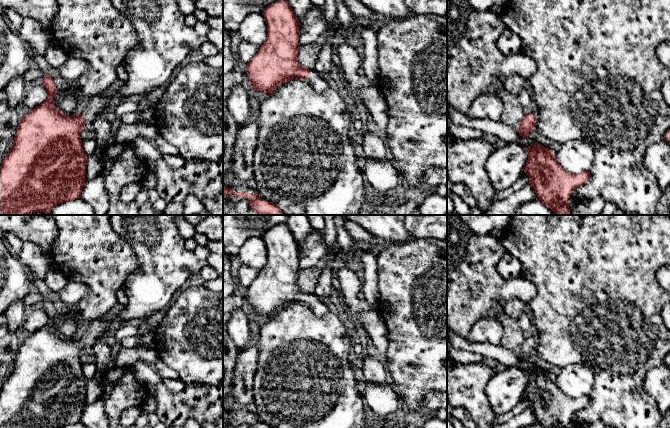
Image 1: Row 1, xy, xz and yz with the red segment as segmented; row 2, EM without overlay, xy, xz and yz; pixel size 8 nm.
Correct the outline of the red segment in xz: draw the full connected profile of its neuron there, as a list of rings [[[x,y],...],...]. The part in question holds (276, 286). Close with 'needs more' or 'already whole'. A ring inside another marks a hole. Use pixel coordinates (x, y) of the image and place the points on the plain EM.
[[[286,224],[268,229],[263,240],[267,248],[267,263],[257,278],[247,287],[247,299],[254,314],[271,318],[275,312],[292,302],[304,303],[316,316],[324,316],[334,309],[298,287],[299,244]]] | needs more

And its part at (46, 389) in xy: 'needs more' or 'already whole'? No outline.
needs more

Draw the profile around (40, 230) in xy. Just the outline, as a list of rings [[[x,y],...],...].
[[[0,215],[0,229],[40,246],[51,268],[50,251],[58,229],[52,218],[42,215]]]

